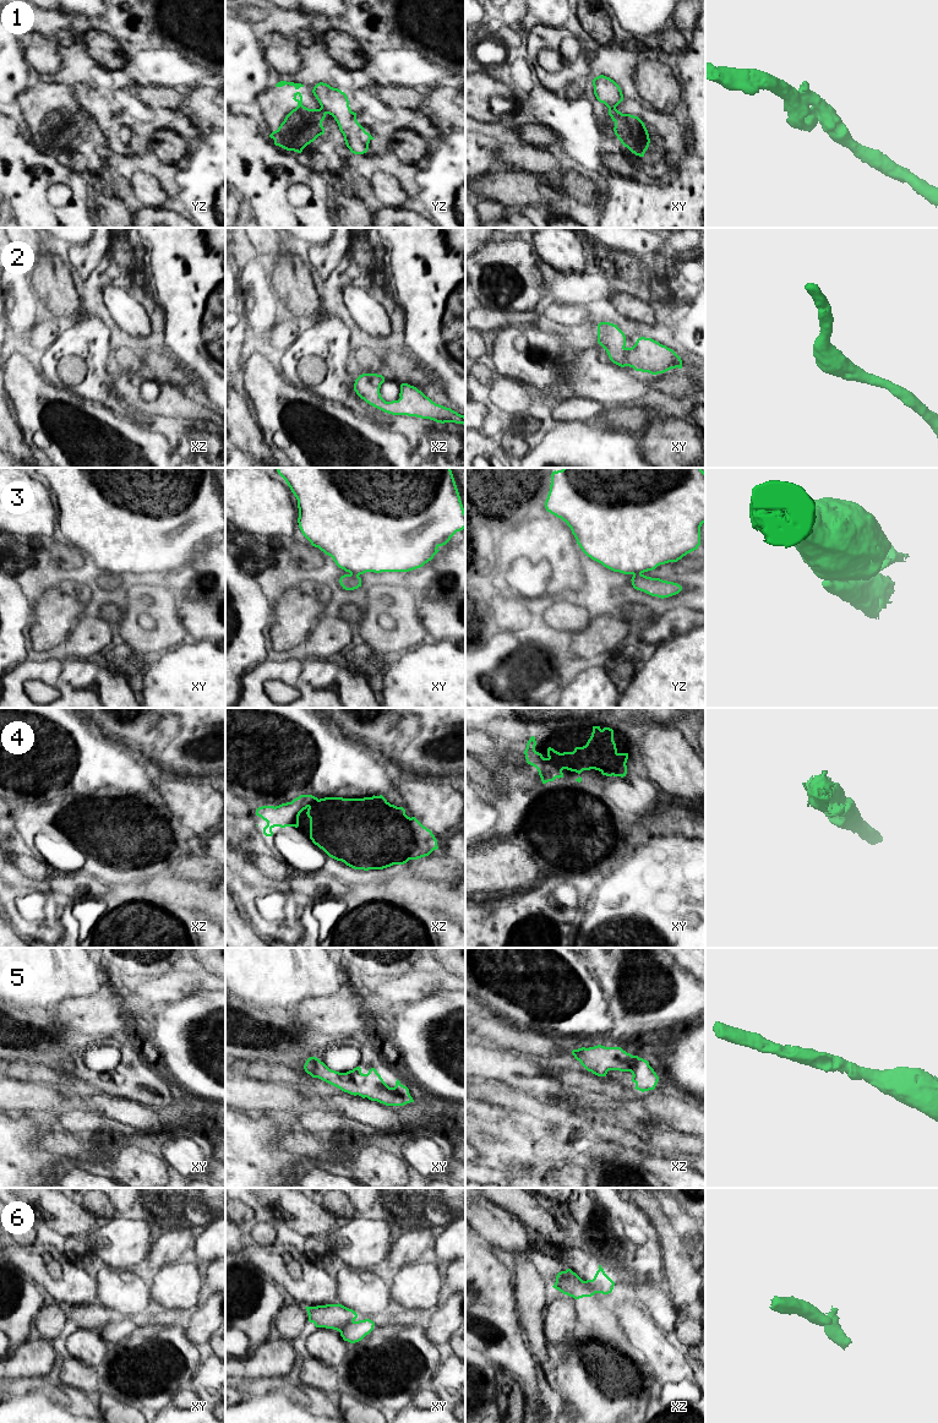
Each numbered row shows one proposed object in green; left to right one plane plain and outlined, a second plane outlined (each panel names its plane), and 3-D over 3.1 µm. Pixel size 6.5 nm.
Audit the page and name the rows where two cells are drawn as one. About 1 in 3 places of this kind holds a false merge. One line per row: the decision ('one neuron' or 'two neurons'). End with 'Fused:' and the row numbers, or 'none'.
1: two neurons
2: one neuron
3: two neurons
4: one neuron
5: one neuron
6: two neurons
Fused: 1, 3, 6

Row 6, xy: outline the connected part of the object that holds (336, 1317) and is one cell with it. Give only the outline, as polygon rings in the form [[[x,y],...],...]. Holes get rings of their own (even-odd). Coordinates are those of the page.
[[[339,1303],[305,1308],[309,1314],[309,1321],[313,1323],[316,1327],[340,1331],[358,1318],[356,1312]]]

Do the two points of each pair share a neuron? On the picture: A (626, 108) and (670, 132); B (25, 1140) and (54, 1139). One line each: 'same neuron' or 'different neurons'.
A: same neuron
B: different neurons

